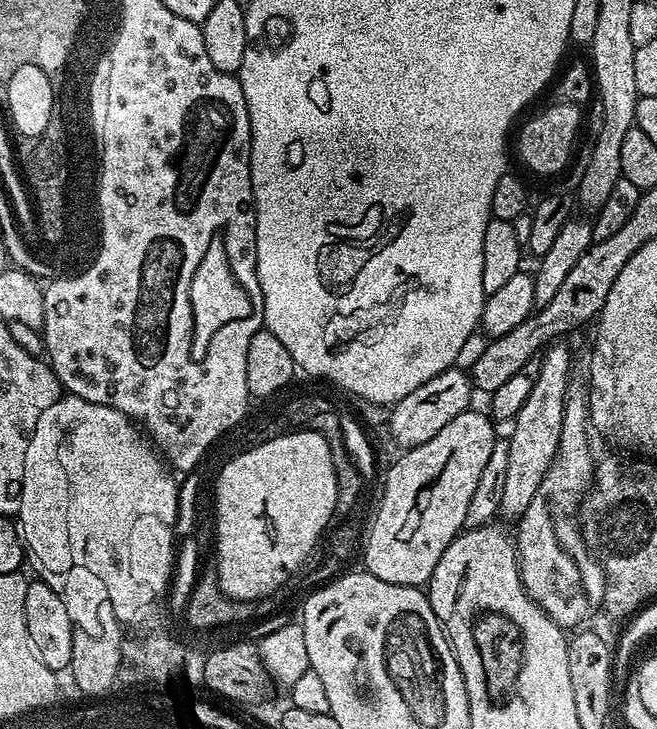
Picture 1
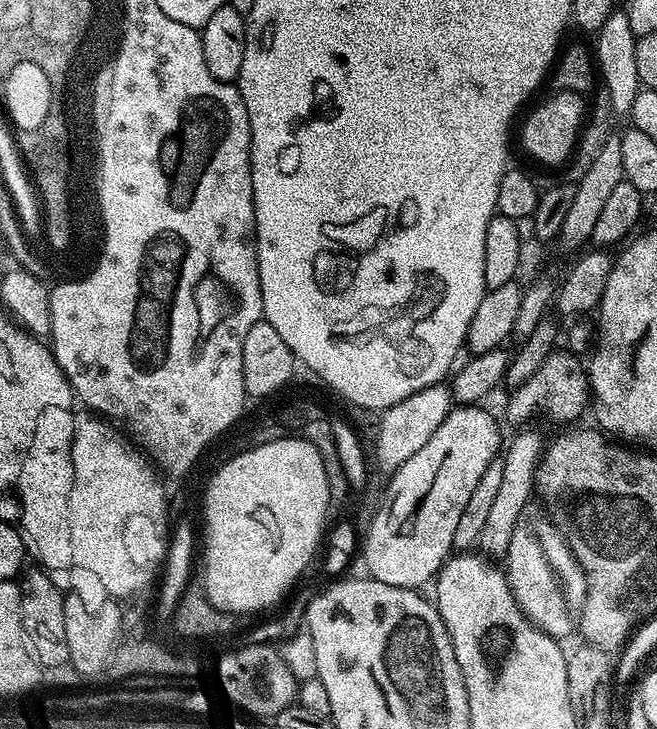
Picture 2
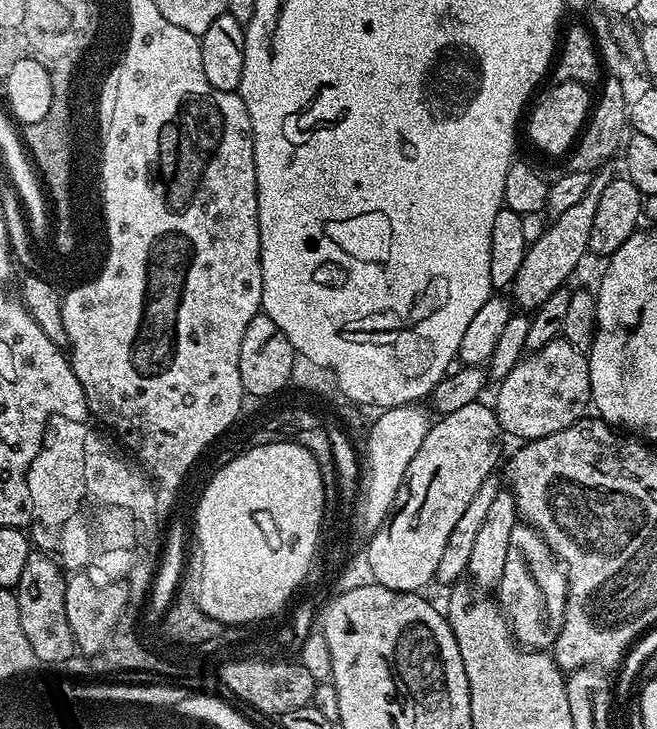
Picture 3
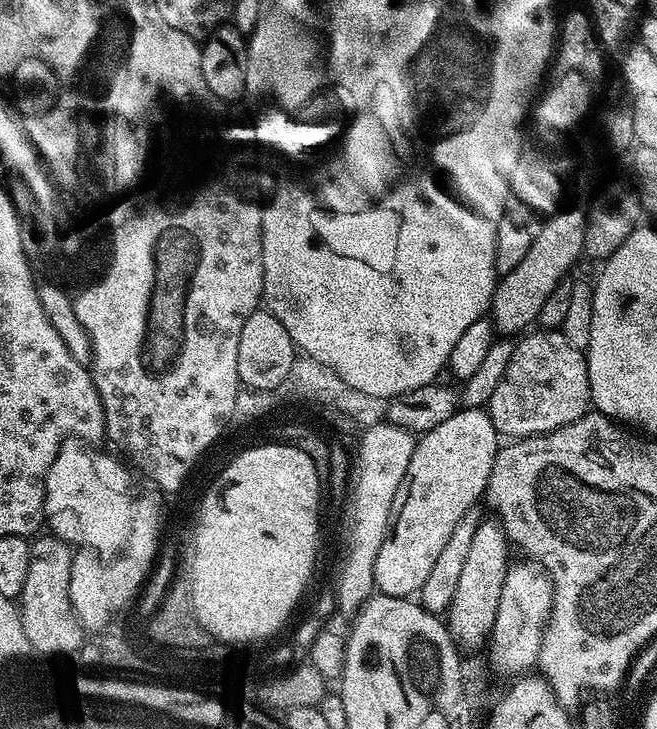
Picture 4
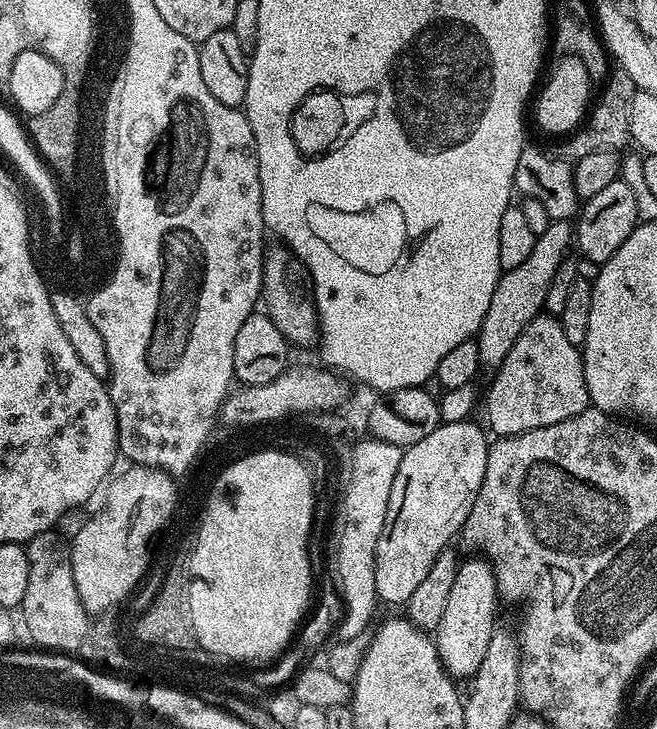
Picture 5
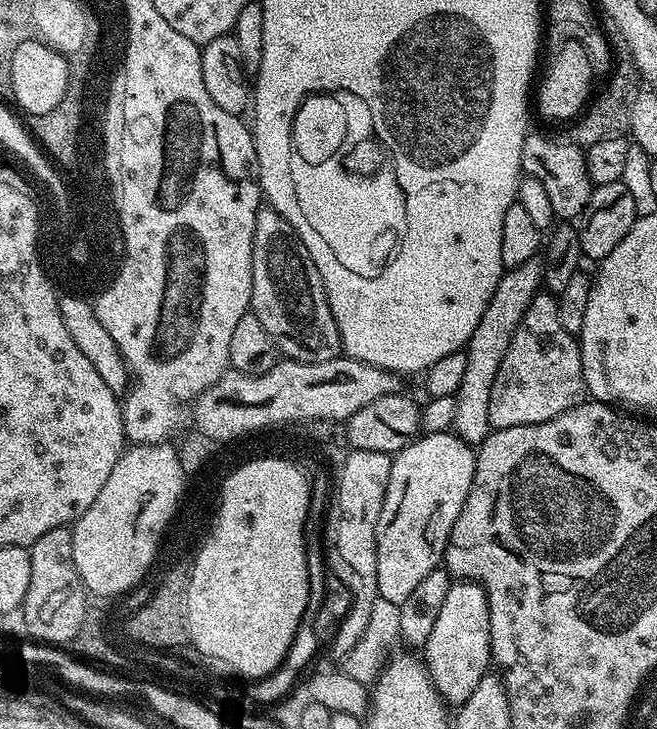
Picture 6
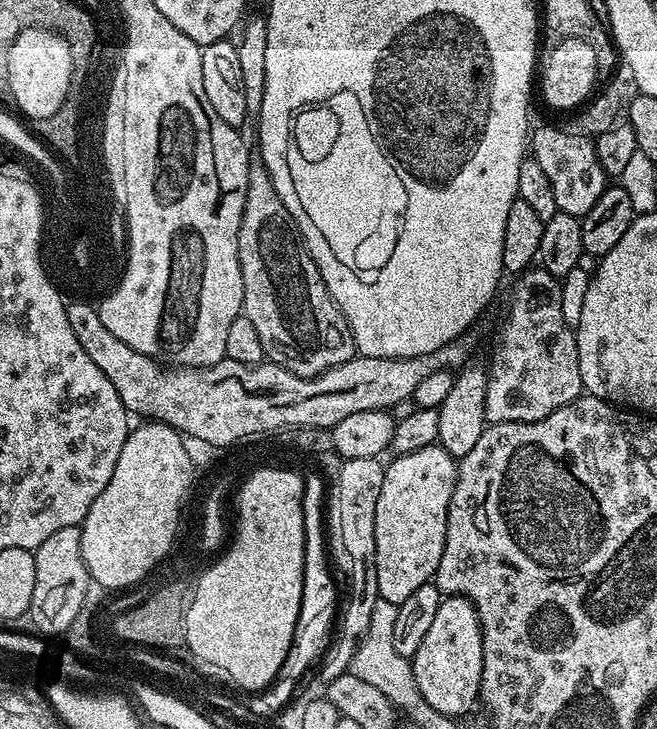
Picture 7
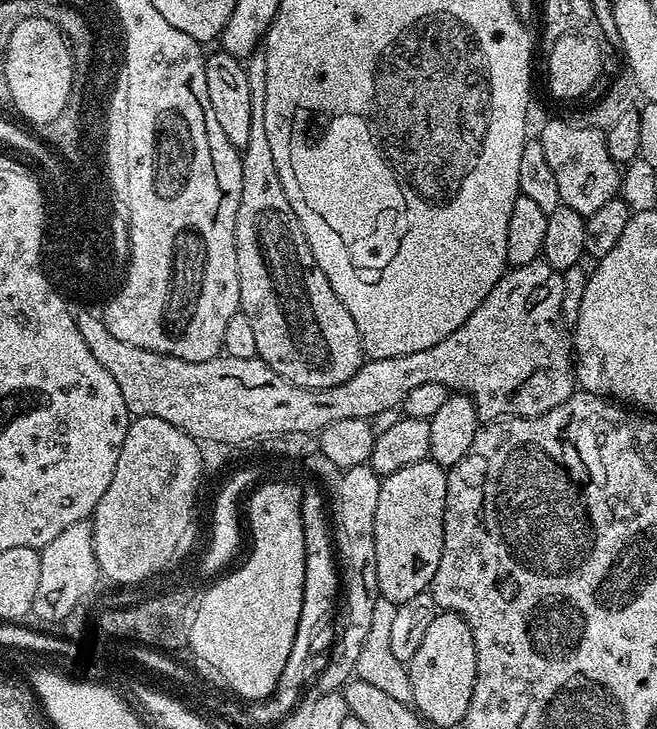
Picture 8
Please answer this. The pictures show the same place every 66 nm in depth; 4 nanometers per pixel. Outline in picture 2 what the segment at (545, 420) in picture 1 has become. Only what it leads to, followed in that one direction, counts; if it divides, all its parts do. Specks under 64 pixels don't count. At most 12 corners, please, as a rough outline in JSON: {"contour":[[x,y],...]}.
{"contour":[[532,426],[503,449],[502,483],[478,541],[507,557],[546,447]]}

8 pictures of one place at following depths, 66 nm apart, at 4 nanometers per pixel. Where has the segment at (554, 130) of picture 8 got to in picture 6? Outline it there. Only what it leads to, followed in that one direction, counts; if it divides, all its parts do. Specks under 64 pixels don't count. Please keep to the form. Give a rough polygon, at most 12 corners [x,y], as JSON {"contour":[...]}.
{"contour":[[536,130],[522,142],[525,177],[542,182],[557,218],[584,213],[594,185],[585,149]]}

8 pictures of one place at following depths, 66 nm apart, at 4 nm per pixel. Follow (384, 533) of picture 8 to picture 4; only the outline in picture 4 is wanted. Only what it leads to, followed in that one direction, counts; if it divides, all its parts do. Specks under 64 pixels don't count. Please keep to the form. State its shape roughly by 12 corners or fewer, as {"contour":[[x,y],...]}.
{"contour":[[461,407],[417,439],[374,562],[419,593],[487,493],[501,437]]}

